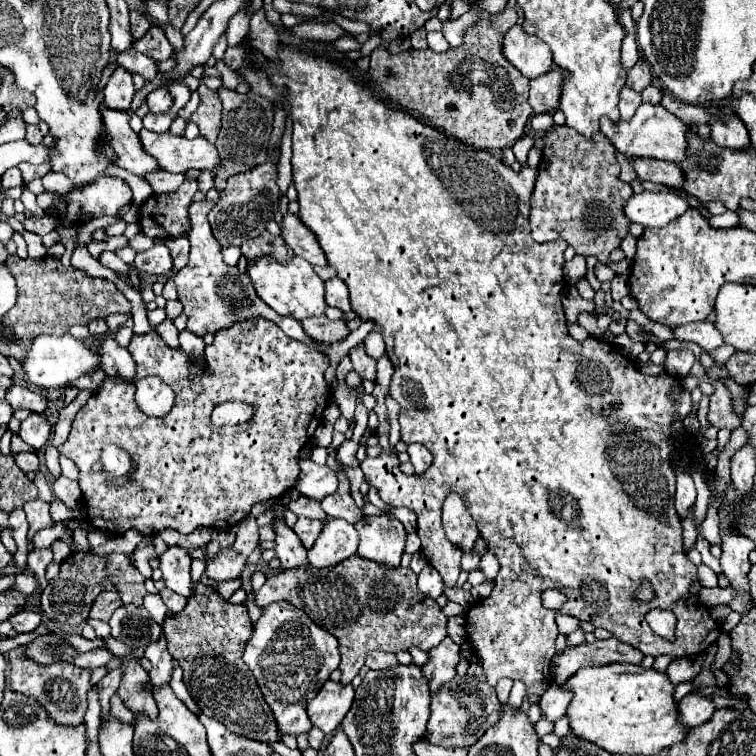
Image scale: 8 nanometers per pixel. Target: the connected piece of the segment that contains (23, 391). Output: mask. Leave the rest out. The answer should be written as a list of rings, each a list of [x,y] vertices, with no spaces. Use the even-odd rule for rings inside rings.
[[[14,383],[8,393],[6,401],[12,405],[12,409],[28,409],[34,413],[42,413],[46,409],[46,397],[42,393],[34,393],[28,387]]]

